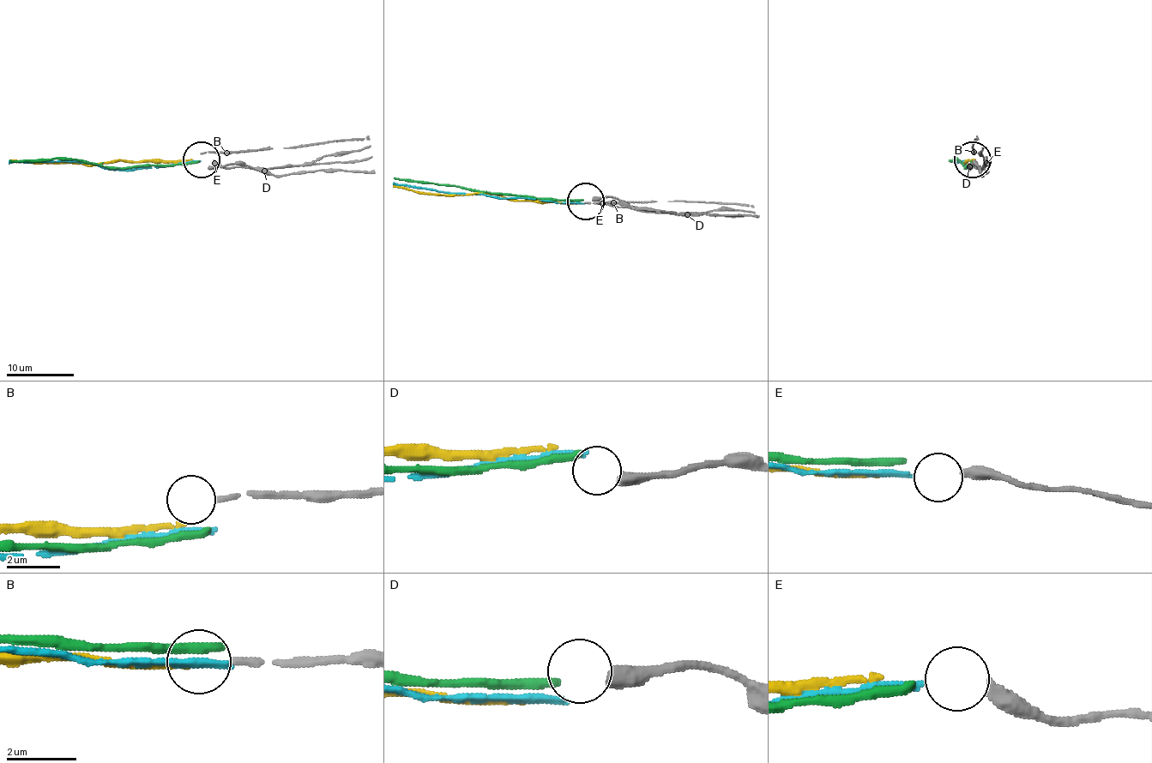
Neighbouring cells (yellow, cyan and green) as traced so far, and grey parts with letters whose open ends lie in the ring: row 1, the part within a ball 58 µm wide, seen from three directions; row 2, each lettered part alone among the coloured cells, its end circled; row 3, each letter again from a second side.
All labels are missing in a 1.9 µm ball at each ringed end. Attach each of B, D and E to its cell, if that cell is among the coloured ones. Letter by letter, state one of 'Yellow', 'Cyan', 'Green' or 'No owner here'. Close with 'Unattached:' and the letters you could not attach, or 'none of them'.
B: No owner here
D: No owner here
E: Cyan
Unattached: B, D

